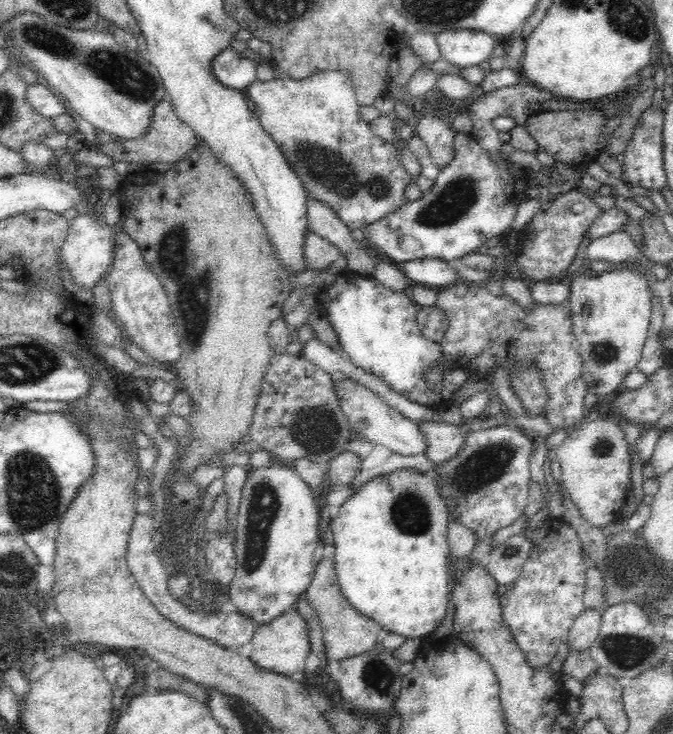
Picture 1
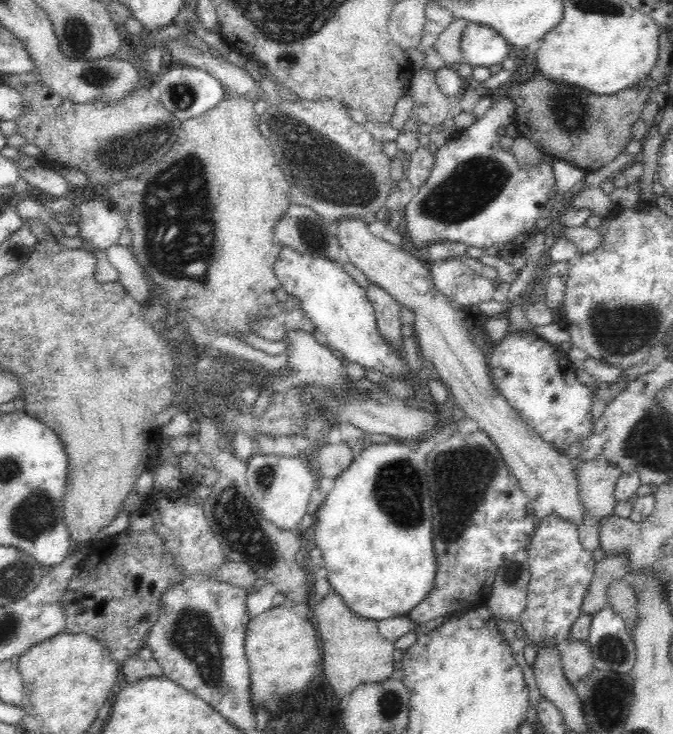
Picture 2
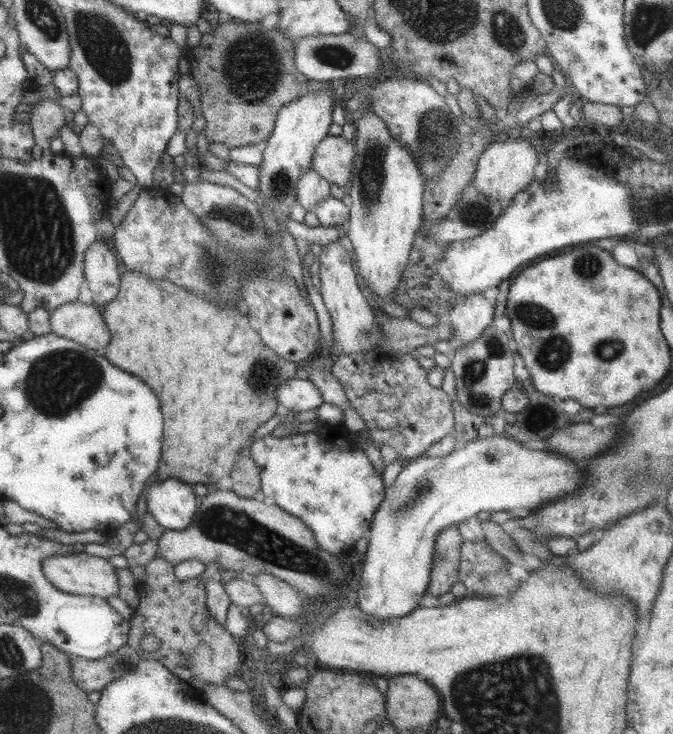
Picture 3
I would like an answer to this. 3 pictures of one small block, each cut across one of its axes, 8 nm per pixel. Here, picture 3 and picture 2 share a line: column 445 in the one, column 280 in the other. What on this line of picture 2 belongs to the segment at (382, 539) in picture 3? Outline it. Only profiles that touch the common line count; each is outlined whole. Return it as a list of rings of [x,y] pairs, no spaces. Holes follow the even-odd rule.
[[[255,451],[247,460],[247,471],[245,475],[247,476],[247,485],[252,495],[254,495],[264,518],[270,522],[275,522],[276,525],[282,527],[282,530],[295,530],[296,524],[306,514],[306,506],[310,502],[310,493],[318,487],[318,477],[310,471],[306,453],[278,456],[275,454],[260,454]]]

